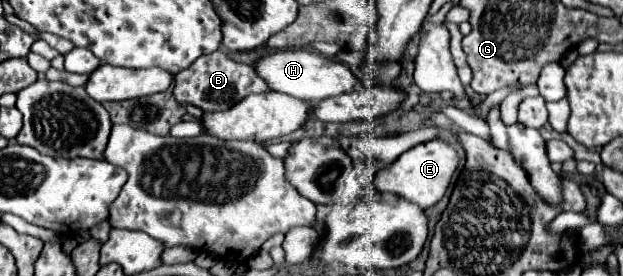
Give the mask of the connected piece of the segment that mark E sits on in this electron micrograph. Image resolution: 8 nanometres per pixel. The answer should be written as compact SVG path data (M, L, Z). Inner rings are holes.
M433 139L433 141L427 141L427 143L415 145L413 149L405 151L395 163L377 171L373 183L375 183L377 191L397 193L397 195L417 203L419 207L427 209L427 207L433 207L437 201L441 201L441 197L445 195L457 167L459 167L457 151L447 141Z

